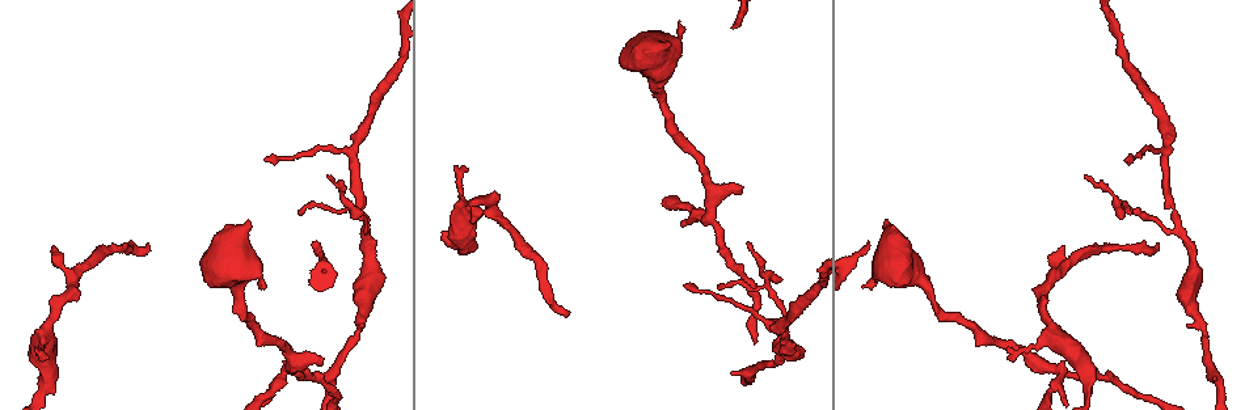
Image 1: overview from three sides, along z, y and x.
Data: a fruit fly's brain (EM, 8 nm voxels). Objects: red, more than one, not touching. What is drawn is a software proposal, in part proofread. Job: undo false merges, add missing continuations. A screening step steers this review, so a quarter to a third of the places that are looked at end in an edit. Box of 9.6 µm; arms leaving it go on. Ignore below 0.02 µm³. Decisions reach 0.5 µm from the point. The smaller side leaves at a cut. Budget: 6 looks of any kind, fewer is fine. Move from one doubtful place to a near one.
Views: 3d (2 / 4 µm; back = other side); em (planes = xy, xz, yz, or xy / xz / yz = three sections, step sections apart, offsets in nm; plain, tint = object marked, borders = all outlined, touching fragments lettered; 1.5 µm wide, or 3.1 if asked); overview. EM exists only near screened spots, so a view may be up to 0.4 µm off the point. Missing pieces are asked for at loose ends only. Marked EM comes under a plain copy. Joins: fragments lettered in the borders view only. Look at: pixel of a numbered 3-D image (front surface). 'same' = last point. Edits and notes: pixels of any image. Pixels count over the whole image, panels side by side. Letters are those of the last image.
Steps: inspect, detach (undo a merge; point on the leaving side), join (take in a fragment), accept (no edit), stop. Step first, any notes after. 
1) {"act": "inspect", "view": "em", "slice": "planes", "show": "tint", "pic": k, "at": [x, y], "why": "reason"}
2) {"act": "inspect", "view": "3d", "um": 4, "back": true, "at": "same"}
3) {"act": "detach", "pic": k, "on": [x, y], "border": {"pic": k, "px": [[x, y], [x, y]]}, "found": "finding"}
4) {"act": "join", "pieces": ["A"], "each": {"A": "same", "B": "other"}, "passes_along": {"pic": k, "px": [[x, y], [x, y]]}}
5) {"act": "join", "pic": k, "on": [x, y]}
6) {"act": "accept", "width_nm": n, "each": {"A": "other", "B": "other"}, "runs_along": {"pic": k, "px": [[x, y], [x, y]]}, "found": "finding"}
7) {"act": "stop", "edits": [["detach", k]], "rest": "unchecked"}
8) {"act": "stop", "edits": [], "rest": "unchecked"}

{"act": "inspect", "view": "em", "slice": "yz", "step": 4, "show": "borders", "pic": 1, "at": [1130, 214], "why": "free end"}

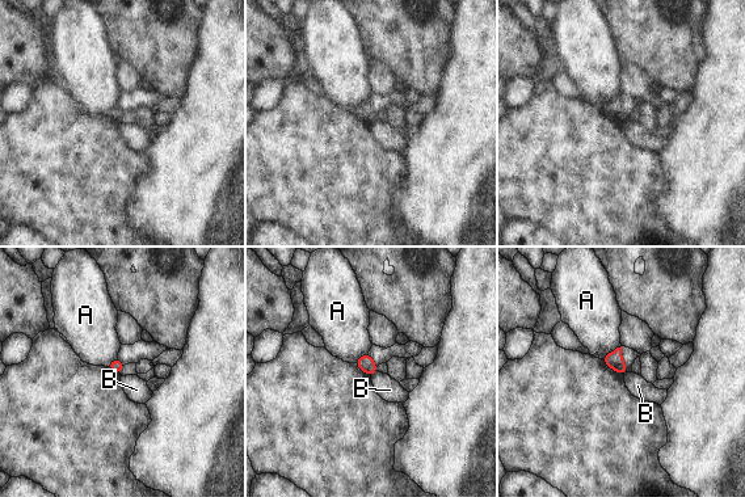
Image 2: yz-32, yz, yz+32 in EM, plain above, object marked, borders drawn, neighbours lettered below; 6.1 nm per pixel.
{"act": "accept", "each": {"A": "other", "B": "other"}, "border": {"pic": 2, "px": [[378, 371], [371, 377]]}, "found": "none of them fits"}

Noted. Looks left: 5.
{"act": "inspect", "view": "3d", "um": 2, "pic": 1, "at": [467, 171], "why": "an open end"}

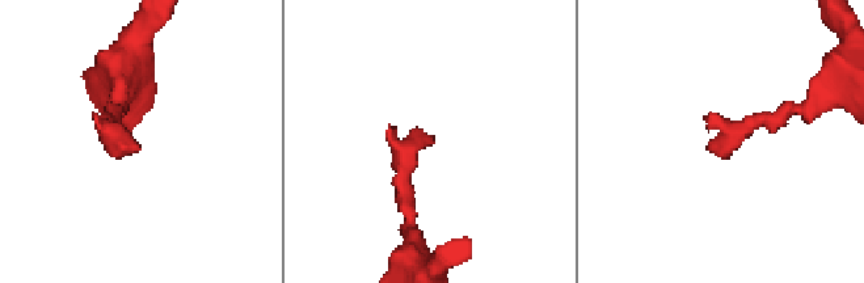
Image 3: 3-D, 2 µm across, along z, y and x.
{"act": "inspect", "view": "em", "slice": "yz", "step": 4, "show": "borders", "pic": 3, "at": [727, 147]}

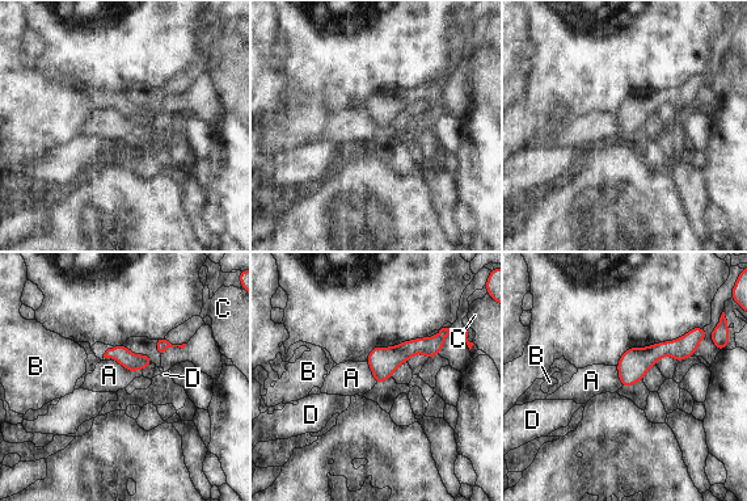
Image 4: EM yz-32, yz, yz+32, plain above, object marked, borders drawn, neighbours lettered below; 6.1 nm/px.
{"act": "inspect", "view": "em", "slice": "planes", "show": "borders", "at": "same", "why": "cut it another way"}

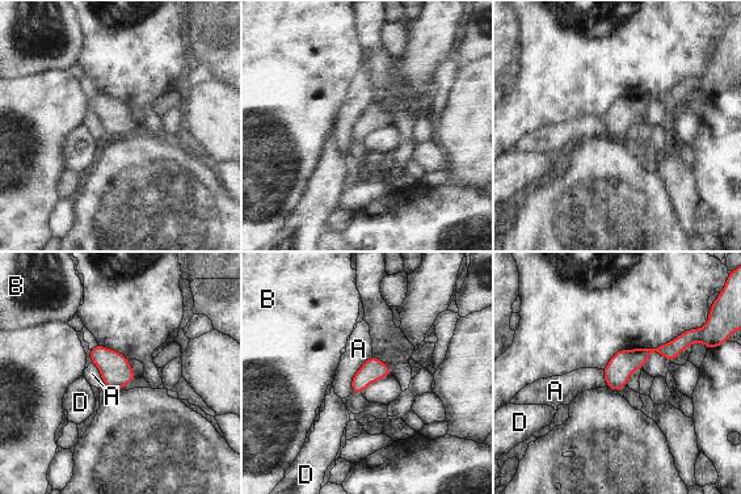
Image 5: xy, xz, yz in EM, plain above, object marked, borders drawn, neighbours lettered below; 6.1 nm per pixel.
{"act": "accept", "each": {"A": "other", "B": "other", "D": "other"}, "runs_along": {"pic": 5, "px": [[686, 337], [643, 353], [610, 384]]}, "found": "none of them fits"}

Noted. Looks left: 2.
{"act": "inspect", "view": "em", "slice": "planes", "show": "borders", "pic": 1, "at": [146, 246], "why": "end of a long branch"}

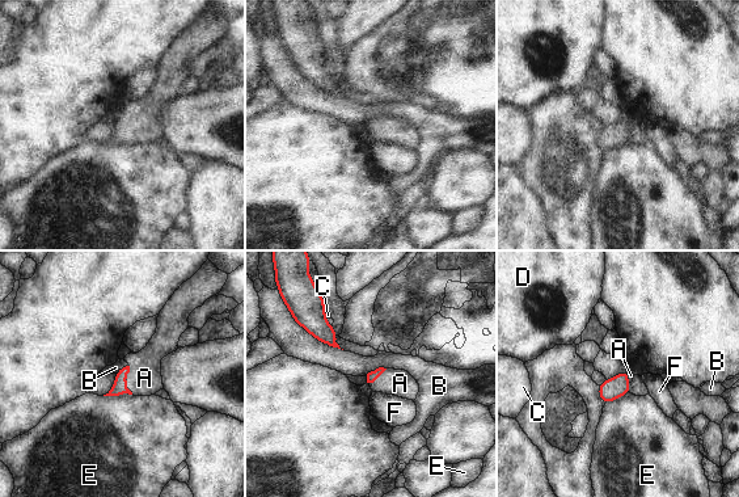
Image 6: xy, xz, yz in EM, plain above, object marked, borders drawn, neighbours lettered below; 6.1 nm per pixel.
{"act": "join", "pieces": ["A"], "each": {"A": "same", "B": "other", "C": "other", "D": "other", "E": "other", "F": "other"}, "found": "it goes on there"}

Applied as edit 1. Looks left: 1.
{"act": "stop", "edits": [["join", 6]], "rest": "unchecked"}

